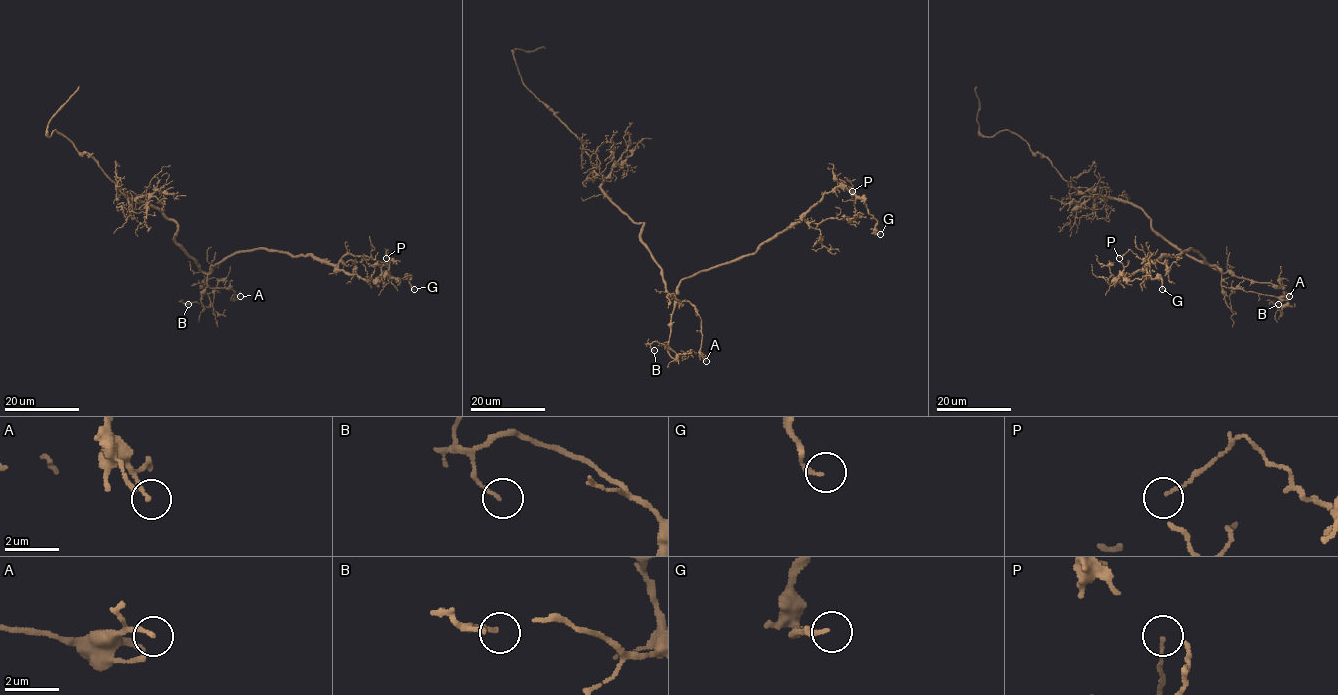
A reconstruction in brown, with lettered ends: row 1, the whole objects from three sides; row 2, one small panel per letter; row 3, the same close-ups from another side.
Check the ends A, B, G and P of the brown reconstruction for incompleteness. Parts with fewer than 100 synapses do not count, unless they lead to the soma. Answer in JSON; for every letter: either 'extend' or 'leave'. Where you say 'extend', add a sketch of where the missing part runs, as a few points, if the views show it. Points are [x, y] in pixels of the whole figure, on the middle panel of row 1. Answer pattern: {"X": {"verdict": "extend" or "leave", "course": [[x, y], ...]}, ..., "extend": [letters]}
{"A": {"verdict": "leave"}, "B": {"verdict": "leave"}, "G": {"verdict": "leave"}, "P": {"verdict": "leave"}, "extend": []}

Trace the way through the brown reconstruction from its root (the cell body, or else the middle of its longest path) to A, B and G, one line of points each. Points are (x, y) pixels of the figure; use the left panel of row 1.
A: (184, 250), (207, 275), (207, 284), (211, 288), (230, 288), (235, 292), (234, 296), (240, 296)
B: (184, 250), (203, 272), (209, 272), (202, 288), (209, 296), (210, 306), (188, 304)
G: (184, 250), (205, 273), (238, 252), (268, 248), (324, 259), (364, 278), (411, 276), (414, 289)

